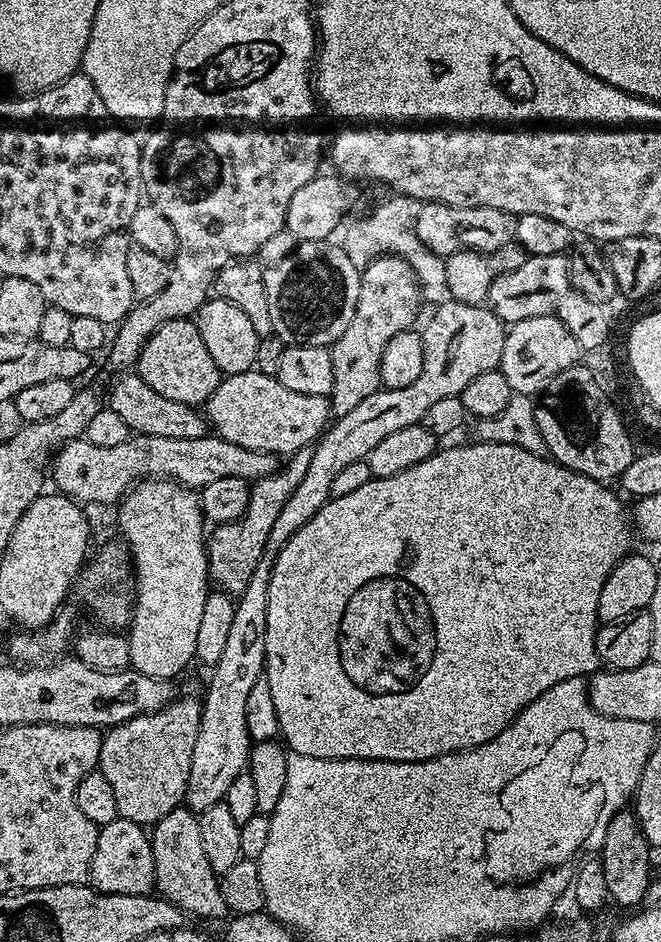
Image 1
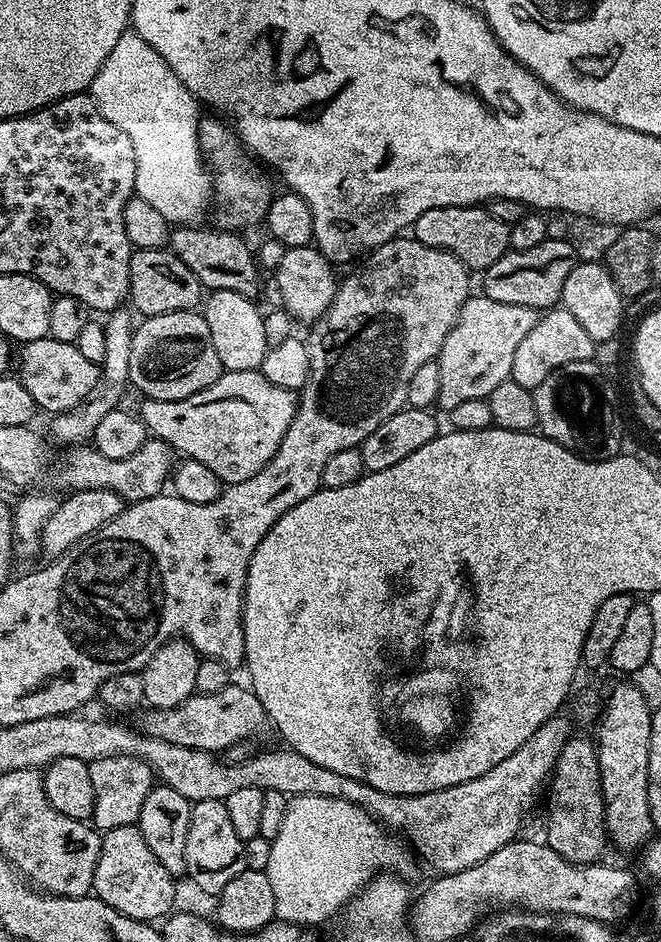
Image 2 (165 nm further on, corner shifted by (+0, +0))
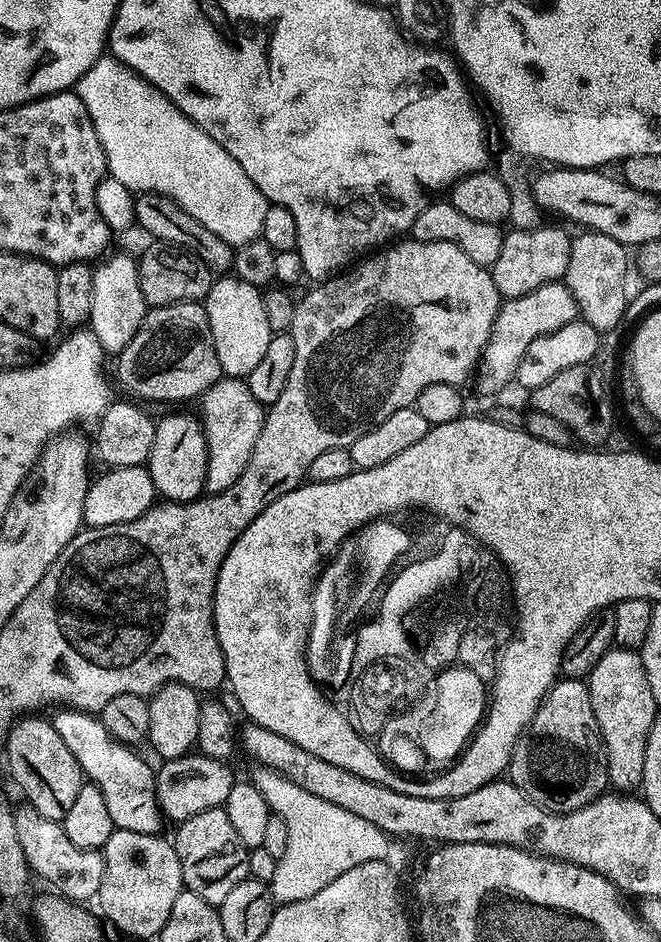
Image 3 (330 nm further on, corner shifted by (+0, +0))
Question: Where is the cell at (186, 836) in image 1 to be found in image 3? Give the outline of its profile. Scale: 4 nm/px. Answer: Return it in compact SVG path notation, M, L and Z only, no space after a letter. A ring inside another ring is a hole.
M60 710L57 712L60 713L51 717L54 730L58 730L62 742L66 742L66 746L70 746L70 754L74 754L74 758L80 763L80 769L84 771L85 777L91 783L96 784L104 796L106 808L112 819L113 829L125 828L151 836L157 835L161 831L162 813L160 802L156 797L156 772L154 768L151 768L138 753L131 752L131 750L136 750L129 747L127 743L113 740L104 723L93 713L77 712L75 710Z

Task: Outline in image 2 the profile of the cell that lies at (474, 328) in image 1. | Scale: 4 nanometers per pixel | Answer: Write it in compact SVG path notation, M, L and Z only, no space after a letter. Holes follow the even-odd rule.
M483 294L469 295L456 325L442 342L438 357L438 375L442 378L439 407L447 410L470 398L486 398L494 386L510 379L514 353L522 338L534 330L537 319L537 309L530 306L510 306L510 302L494 302L494 298Z

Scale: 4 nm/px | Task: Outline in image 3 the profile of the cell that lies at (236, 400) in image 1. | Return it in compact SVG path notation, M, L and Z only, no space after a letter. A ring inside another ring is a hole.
M222 378L205 390L199 404L198 416L208 443L204 487L209 493L221 492L237 480L242 470L246 470L246 462L250 462L250 454L254 454L254 442L258 442L258 434L264 425L266 408L254 394L250 394L247 383L240 378Z

